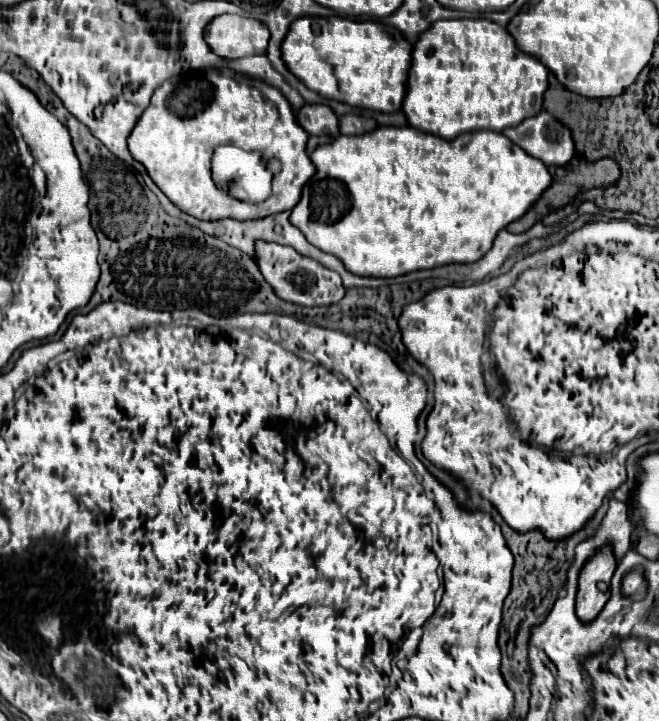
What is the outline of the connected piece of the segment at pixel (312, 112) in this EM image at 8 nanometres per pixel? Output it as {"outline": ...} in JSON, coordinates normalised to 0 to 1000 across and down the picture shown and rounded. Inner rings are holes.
{"outline":[[[469,144],[451,155],[451,169],[469,186],[514,189],[514,166],[505,153],[493,144]]]}

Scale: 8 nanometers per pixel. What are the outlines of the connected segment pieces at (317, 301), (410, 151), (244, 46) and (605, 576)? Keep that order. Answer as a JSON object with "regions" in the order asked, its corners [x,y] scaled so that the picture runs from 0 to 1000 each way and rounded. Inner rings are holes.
{"regions":[[[[390,338],[387,361],[420,411],[436,419],[457,424],[499,424],[524,411],[524,399],[511,377],[493,372],[490,366],[481,366],[481,361],[469,361],[454,350],[445,350],[445,344],[432,344],[426,338]]],[[[575,175],[566,183],[548,186],[548,189],[514,189],[502,200],[490,200],[478,205],[472,214],[472,222],[481,233],[475,247],[460,258],[457,277],[451,286],[442,291],[442,308],[460,322],[460,327],[490,350],[508,352],[530,377],[545,380],[545,383],[581,383],[581,386],[596,386],[608,383],[627,374],[645,374],[645,372],[663,372],[687,363],[718,363],[736,355],[742,350],[742,338],[748,338],[748,327],[769,316],[775,308],[788,305],[806,286],[815,280],[821,266],[839,255],[839,247],[821,222],[809,222],[794,205],[785,205],[785,200],[775,200],[772,191],[760,183],[712,183],[700,186],[687,194],[669,194],[666,189],[651,189],[648,183],[633,183],[633,178],[624,175]]],[[[360,19],[326,22],[311,39],[317,67],[344,83],[402,75],[408,50],[408,39],[399,31]]],[[[912,757],[882,788],[879,813],[876,813],[876,829],[873,829],[873,846],[879,860],[897,863],[918,835],[924,832],[924,804],[933,793],[936,777],[930,763],[921,757]],[[915,816],[915,818],[912,818]]]]}

